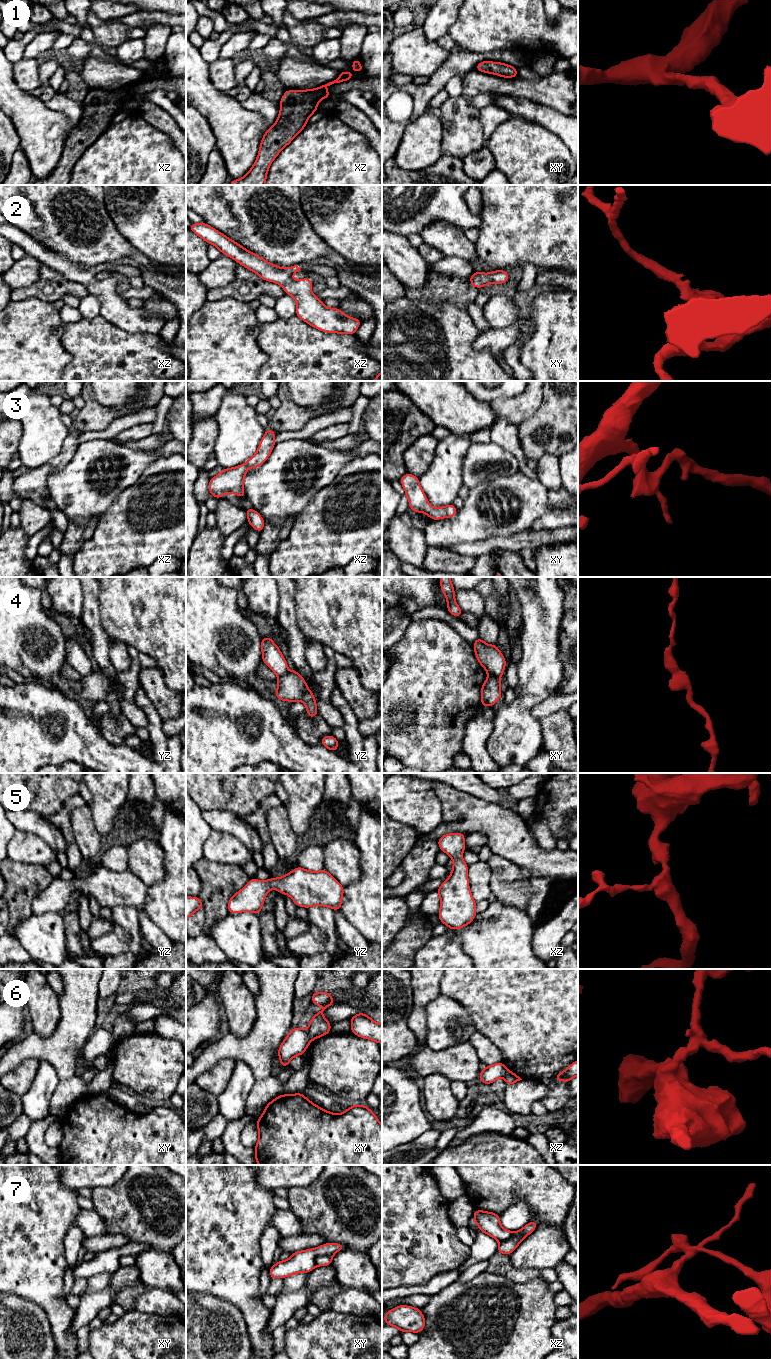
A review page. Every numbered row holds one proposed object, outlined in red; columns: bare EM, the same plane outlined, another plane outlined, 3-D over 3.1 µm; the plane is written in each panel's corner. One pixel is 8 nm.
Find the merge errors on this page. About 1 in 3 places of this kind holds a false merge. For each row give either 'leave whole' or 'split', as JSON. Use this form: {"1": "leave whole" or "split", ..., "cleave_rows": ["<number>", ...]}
{"1": "leave whole", "2": "leave whole", "3": "leave whole", "4": "split", "5": "leave whole", "6": "split", "7": "split", "cleave_rows": ["4", "6", "7"]}

